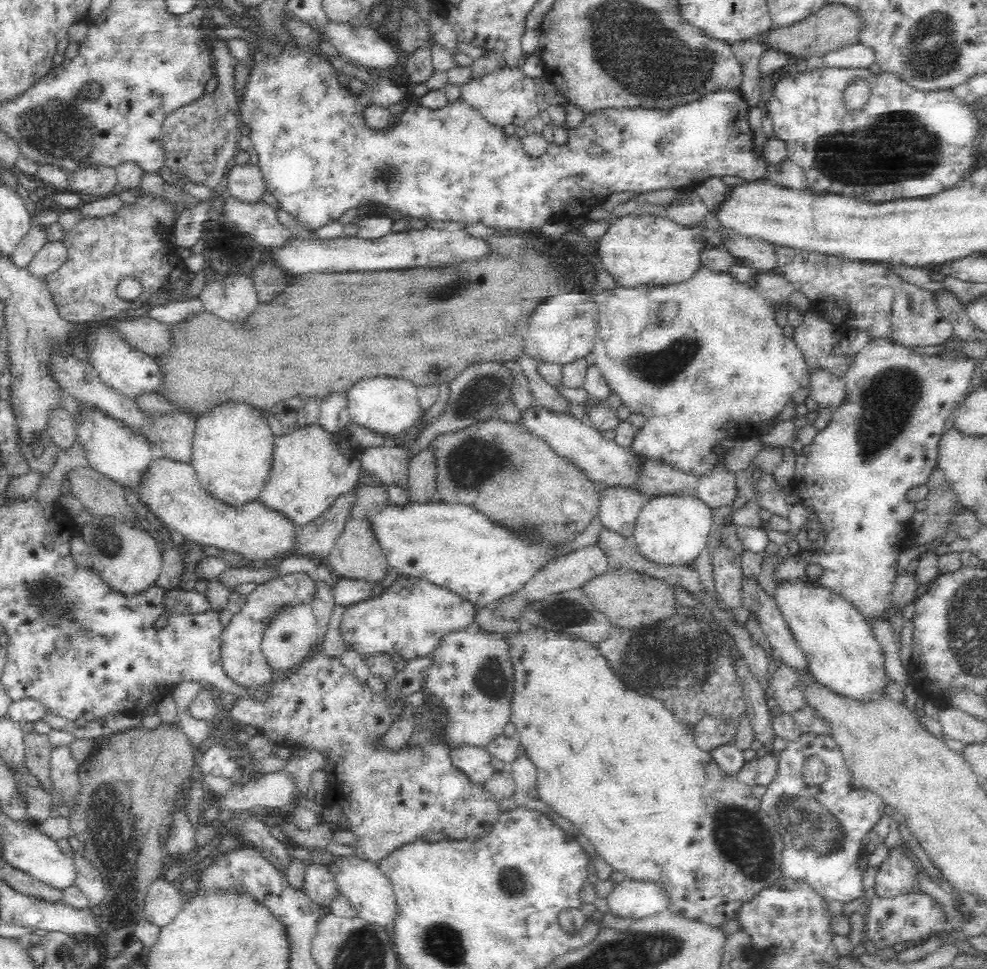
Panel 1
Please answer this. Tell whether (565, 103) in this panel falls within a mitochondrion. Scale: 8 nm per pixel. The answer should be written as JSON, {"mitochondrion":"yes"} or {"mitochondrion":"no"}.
{"mitochondrion":"no"}

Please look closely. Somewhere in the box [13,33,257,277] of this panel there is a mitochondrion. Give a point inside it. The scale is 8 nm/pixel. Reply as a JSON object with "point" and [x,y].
{"point":[68,127]}

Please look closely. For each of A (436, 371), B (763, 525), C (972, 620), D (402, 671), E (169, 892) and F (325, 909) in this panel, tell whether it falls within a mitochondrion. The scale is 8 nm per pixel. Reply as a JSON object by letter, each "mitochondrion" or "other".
{"A":"other","B":"other","C":"mitochondrion","D":"other","E":"other","F":"other"}

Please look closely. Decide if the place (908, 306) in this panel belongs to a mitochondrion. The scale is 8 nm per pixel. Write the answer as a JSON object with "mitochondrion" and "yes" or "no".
{"mitochondrion":"yes"}

